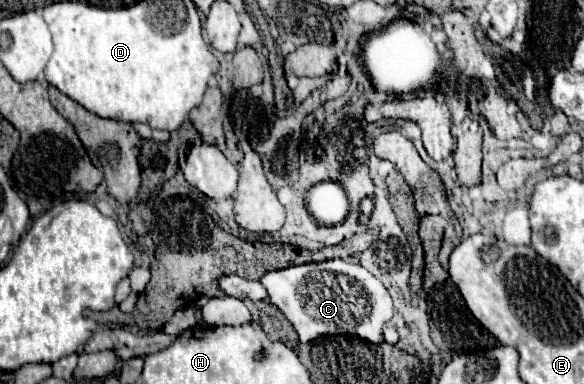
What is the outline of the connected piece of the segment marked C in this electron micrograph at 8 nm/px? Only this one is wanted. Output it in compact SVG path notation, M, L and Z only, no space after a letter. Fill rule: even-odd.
M325 260L273 270L261 276L271 304L275 304L299 334L301 342L325 334L357 334L373 344L381 342L381 328L393 316L389 290L369 270L345 260Z

